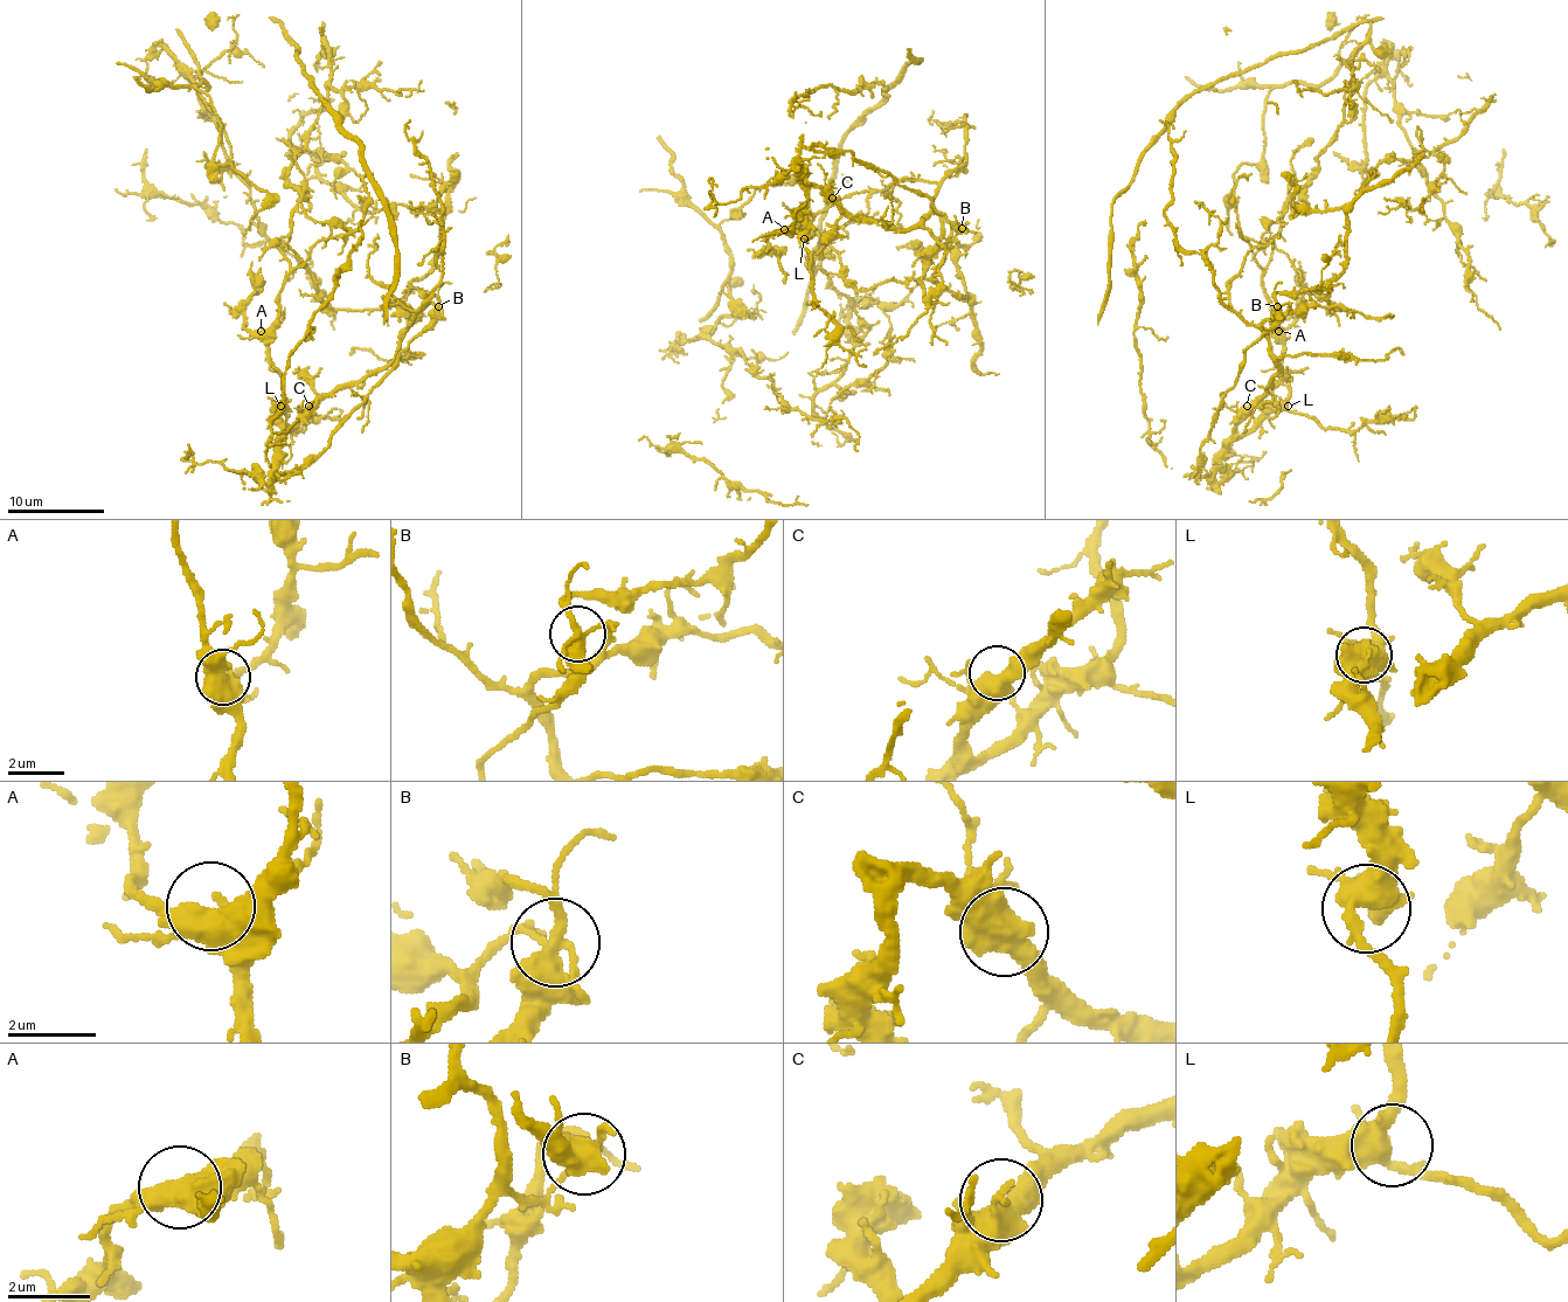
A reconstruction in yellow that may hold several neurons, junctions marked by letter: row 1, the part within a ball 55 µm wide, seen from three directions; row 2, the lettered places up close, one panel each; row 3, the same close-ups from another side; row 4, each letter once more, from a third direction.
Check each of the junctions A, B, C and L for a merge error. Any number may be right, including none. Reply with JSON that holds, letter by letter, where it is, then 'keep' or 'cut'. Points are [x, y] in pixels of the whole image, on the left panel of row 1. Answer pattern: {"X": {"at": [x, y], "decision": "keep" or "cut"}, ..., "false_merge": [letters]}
{"A": {"at": [261, 331], "decision": "keep"}, "B": {"at": [438, 306], "decision": "cut"}, "C": {"at": [309, 406], "decision": "keep"}, "L": {"at": [281, 406], "decision": "keep"}, "false_merge": ["B"]}

